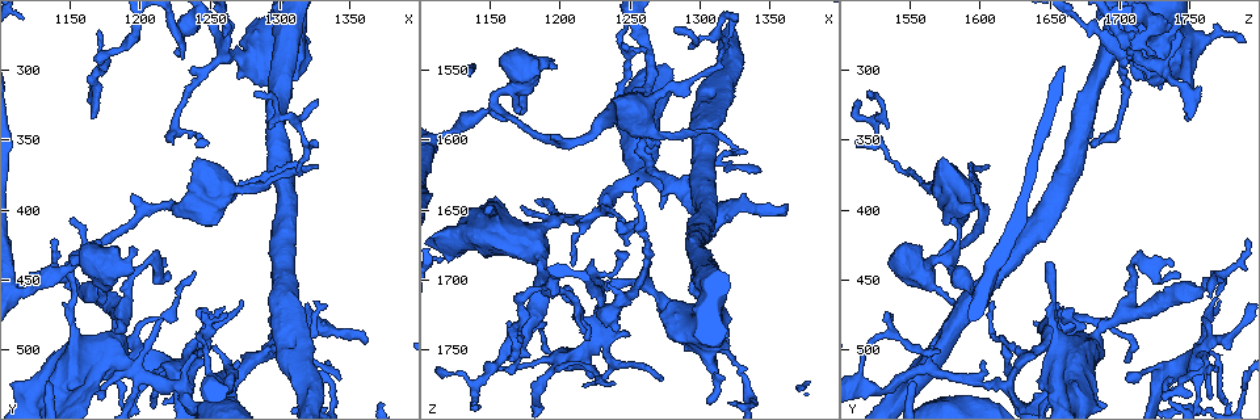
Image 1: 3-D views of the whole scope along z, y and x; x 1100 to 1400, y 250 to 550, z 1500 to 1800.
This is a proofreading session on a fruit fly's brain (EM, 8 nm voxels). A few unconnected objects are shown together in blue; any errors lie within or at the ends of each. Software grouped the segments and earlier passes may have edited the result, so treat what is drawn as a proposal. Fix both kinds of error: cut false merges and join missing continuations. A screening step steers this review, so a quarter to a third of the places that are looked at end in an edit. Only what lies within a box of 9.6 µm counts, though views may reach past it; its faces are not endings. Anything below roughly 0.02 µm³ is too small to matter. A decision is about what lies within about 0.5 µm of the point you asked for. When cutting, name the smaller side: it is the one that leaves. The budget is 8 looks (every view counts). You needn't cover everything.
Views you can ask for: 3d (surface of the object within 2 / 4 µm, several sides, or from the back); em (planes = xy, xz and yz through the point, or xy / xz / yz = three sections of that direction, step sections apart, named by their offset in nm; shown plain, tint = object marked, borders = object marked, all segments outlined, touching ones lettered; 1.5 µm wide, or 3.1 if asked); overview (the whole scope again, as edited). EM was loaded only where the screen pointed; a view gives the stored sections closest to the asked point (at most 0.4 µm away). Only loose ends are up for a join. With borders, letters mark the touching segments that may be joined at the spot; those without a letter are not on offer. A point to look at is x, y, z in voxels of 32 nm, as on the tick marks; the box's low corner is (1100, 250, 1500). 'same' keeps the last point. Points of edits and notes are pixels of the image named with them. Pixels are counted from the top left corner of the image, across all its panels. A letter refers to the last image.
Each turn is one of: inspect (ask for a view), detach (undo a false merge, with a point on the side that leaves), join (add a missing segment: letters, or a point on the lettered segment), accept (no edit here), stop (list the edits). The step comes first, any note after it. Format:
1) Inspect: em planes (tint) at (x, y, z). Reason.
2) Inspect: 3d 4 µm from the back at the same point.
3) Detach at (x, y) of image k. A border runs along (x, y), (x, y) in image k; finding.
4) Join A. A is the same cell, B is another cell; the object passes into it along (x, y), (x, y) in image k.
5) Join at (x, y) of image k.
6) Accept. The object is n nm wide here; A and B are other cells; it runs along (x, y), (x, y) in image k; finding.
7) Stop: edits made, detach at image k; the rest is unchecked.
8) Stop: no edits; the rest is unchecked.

Inspect: em planes (tint) at (1260, 388, 1590). Calibre changes.

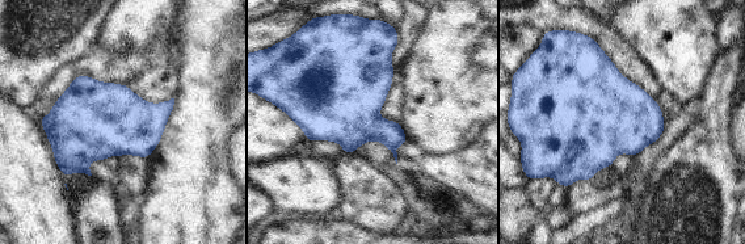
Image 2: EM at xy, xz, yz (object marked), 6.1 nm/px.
Inspect: em planes (borders) at the same point.

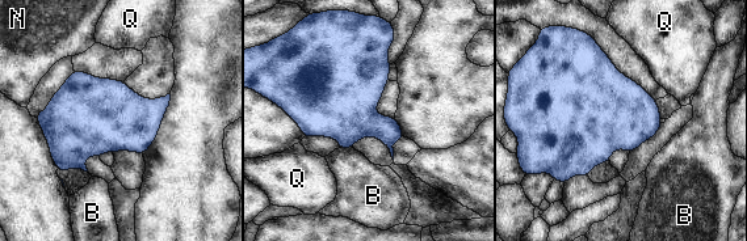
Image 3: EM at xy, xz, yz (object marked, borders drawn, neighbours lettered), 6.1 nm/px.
Accept. B, N and Q are other cells; a border runs along (352, 146), (345, 149), (338, 149) in image 3; continuous, no second neuron.

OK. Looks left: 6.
Inspect: 3d 2 µm at (1194, 426, 1546). Stops while still wide.

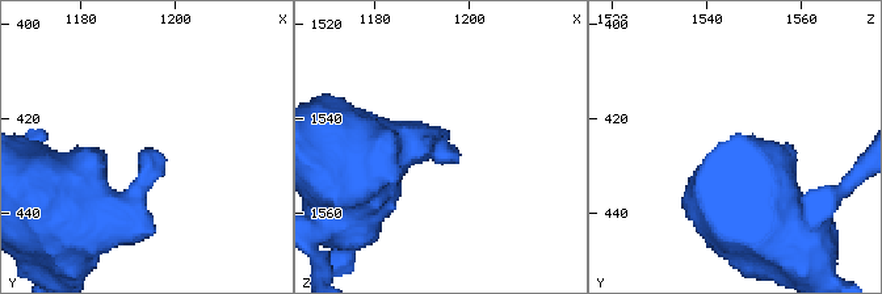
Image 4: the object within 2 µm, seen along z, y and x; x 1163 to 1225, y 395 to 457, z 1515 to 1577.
Inspect: em planes (borders) at (1196, 426, 1548). Need the tissue.

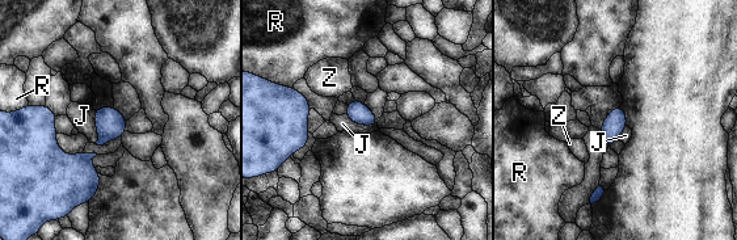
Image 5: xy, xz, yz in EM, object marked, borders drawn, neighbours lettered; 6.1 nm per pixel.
Accept. The longest contact is with J, 200 nm; J, R and Z are other cells; a border runs along (93, 110), (99, 138), (95, 143) in image 5; none of them fits.

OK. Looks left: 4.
Inspect: 3d 4 µm at (1244, 490, 1530). Sharp bend.

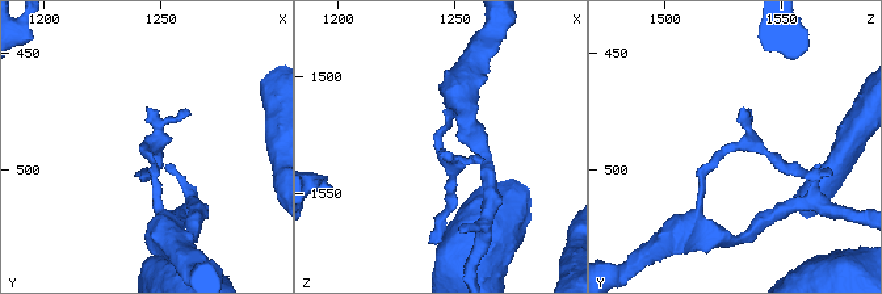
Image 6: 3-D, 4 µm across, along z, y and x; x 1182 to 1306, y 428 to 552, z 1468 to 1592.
Inspect: em yz step 8 (tint) at (1244, 488, 1533).

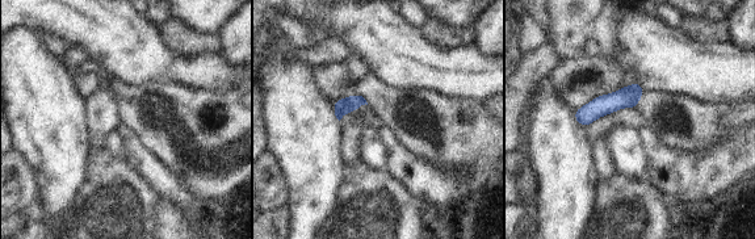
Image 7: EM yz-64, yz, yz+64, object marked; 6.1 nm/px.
Inspect: em planes (borders) at the same point.

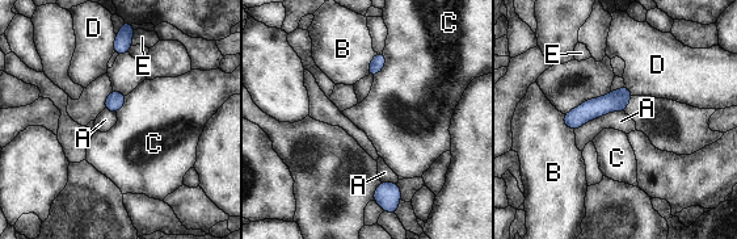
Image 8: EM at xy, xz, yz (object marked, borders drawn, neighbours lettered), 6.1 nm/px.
Accept. The longest contact is with A, 340 nm; A, B, C, D and E are other cells; it runs along (628, 95), (565, 118) in image 8; one neuron here.

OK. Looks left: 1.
Stop: no edits; the rest is unchecked.

